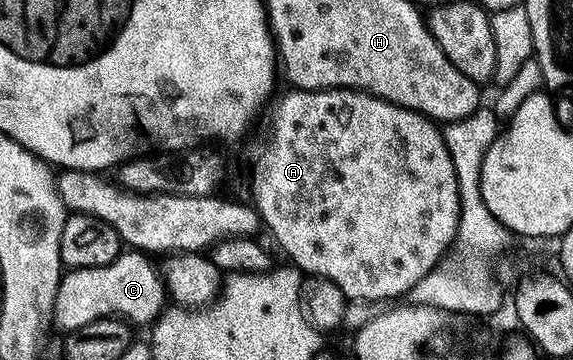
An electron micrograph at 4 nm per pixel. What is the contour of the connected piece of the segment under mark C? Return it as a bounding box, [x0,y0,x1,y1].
[51,250,167,334]

